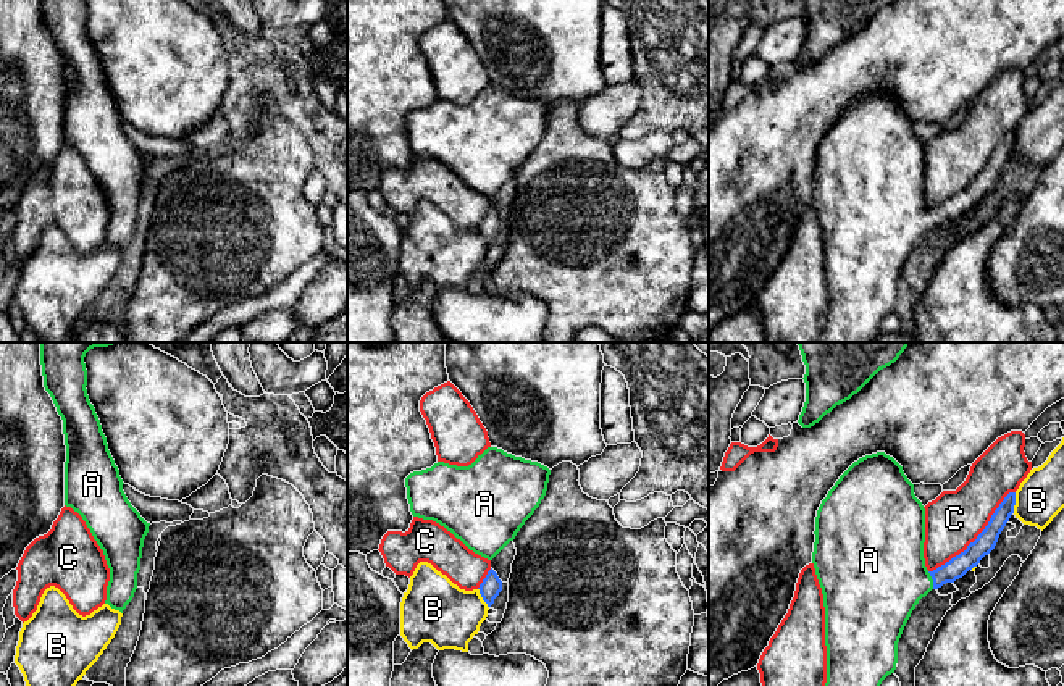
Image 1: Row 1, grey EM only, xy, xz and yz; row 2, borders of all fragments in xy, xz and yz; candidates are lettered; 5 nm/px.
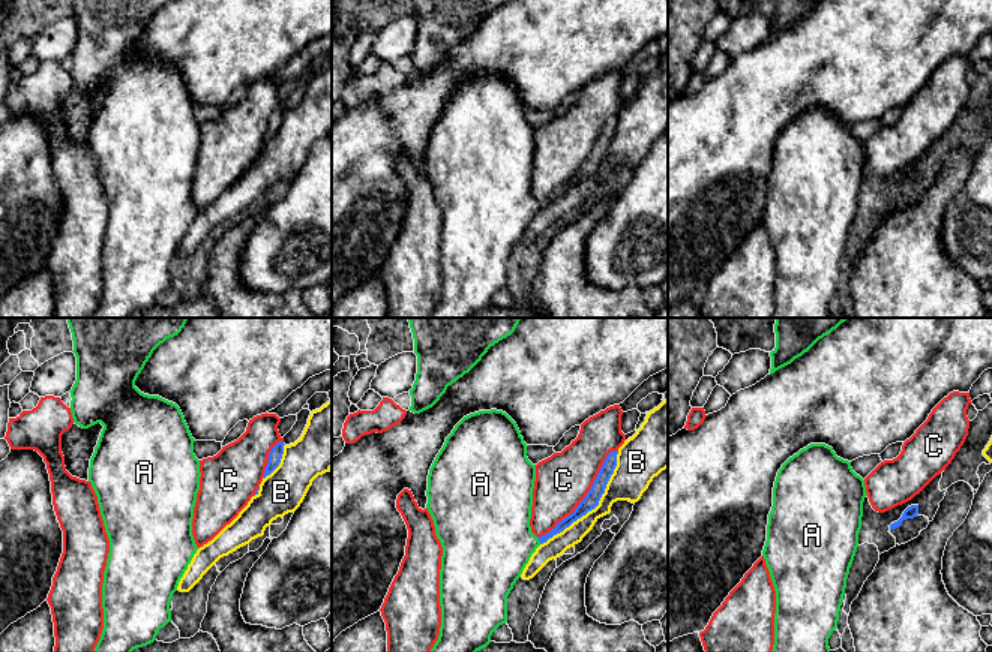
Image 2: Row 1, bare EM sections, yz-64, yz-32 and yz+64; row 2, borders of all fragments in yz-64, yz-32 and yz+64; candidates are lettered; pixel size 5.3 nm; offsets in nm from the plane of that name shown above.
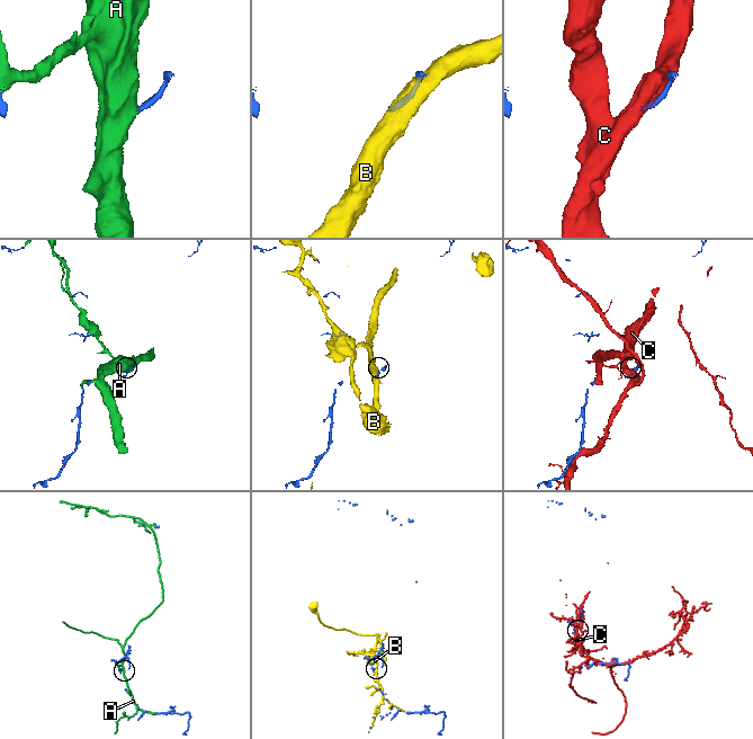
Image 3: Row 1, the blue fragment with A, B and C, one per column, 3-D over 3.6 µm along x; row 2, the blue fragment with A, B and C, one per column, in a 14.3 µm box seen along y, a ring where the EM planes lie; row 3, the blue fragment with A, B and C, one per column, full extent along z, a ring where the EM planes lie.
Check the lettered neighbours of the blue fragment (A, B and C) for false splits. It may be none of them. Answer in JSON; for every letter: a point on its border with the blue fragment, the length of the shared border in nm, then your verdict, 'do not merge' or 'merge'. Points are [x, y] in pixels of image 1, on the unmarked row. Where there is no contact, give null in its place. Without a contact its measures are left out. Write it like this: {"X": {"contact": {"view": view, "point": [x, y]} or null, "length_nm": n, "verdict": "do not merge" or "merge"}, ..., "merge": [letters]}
{"A": {"contact": {"view": "yz", "point": [932, 217]}, "length_nm": 90, "verdict": "merge"}, "B": {"contact": {"view": "yz", "point": [1014, 141]}, "length_nm": 110, "verdict": "do not merge"}, "C": {"contact": {"view": "yz", "point": [977, 175]}, "length_nm": 600, "verdict": "do not merge"}, "merge": ["A"]}

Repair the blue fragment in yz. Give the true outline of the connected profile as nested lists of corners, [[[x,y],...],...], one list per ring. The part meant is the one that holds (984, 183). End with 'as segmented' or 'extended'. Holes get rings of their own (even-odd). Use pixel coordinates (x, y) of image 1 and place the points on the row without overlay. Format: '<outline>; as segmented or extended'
[[[885,90],[865,94],[854,100],[828,129],[815,155],[812,202],[823,232],[827,321],[815,342],[873,342],[882,336],[882,320],[894,312],[898,281],[903,268],[922,236],[932,228],[954,221],[988,194],[1014,152],[1016,131],[1009,131],[991,153],[985,168],[964,190],[928,210],[924,197],[925,147],[914,132],[914,123],[903,105]]]; extended

